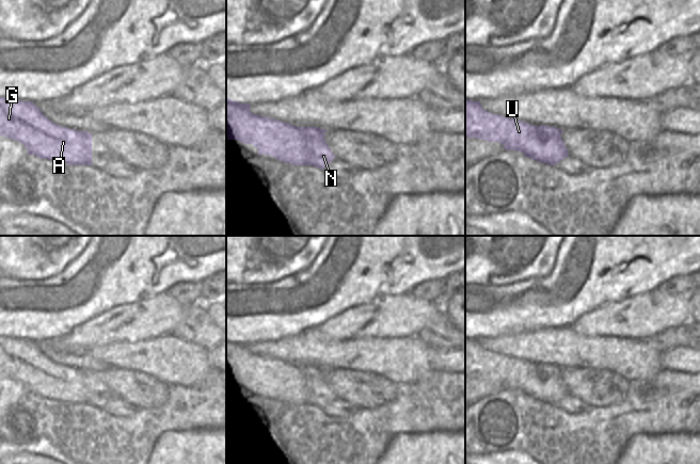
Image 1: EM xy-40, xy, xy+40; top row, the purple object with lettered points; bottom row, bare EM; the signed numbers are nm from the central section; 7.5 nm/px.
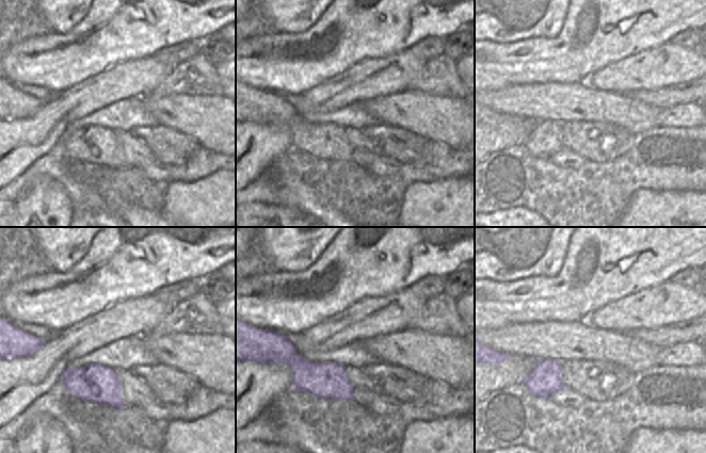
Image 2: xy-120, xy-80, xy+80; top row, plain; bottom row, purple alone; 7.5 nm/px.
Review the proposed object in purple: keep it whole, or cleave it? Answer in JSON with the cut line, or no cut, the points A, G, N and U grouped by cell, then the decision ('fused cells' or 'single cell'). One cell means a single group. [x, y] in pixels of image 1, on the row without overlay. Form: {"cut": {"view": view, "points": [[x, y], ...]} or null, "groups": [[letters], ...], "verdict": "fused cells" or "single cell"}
{"cut": {"view": "xy", "points": [[303, 367], [306, 378], [305, 392], [311, 397], [309, 403]]}, "groups": [["A", "G", "U"], ["N"]], "verdict": "fused cells"}

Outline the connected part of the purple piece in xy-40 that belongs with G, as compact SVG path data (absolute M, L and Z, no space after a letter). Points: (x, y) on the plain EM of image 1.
M0 336L0 374L20 381L28 388L28 394L69 404L75 402L92 404L92 372L68 368L52 362L32 340Z

